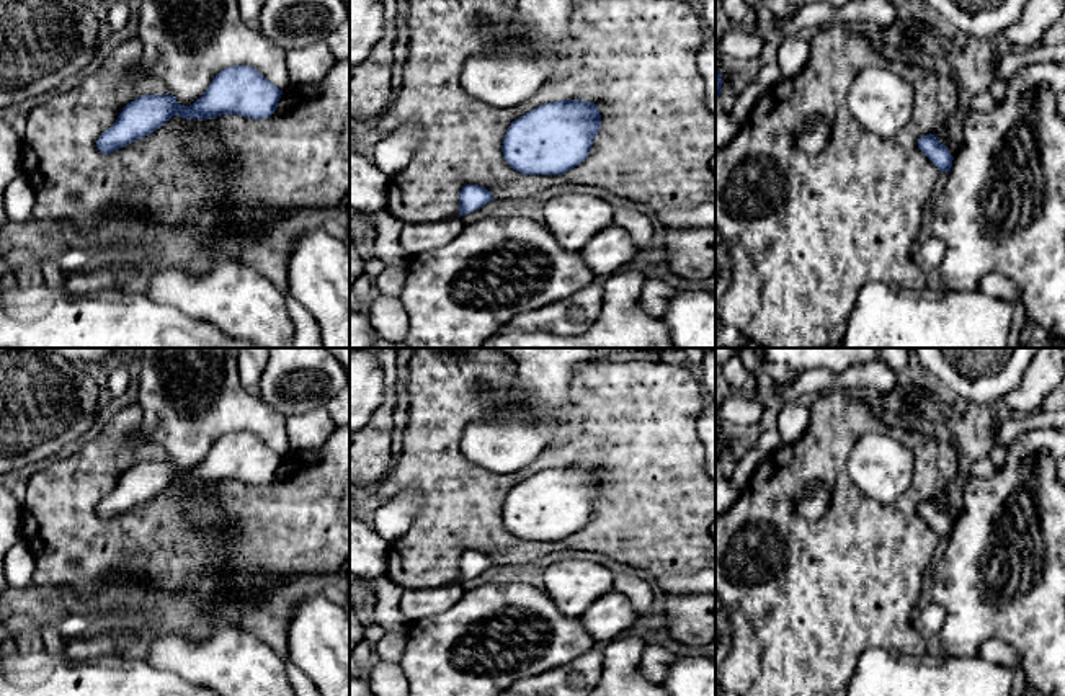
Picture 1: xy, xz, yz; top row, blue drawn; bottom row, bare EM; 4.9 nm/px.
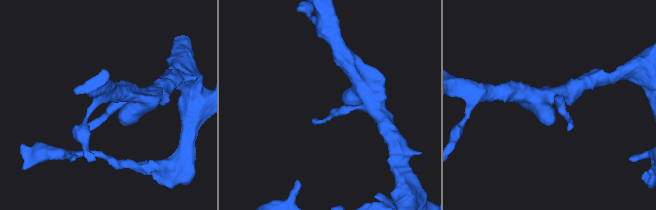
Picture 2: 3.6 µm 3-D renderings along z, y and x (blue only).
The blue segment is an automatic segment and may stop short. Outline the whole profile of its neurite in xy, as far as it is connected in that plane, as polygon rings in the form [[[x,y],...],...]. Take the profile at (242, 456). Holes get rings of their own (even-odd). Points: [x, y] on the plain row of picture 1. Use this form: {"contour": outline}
{"contour": [[[234,431],[221,436],[193,471],[183,472],[172,461],[144,461],[127,469],[116,489],[96,506],[101,520],[111,520],[142,505],[175,480],[183,485],[211,485],[238,480],[252,485],[270,484],[283,461],[276,451],[255,433]]]}

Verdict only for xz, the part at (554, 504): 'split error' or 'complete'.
complete

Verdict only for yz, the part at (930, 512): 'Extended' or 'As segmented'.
As segmented

